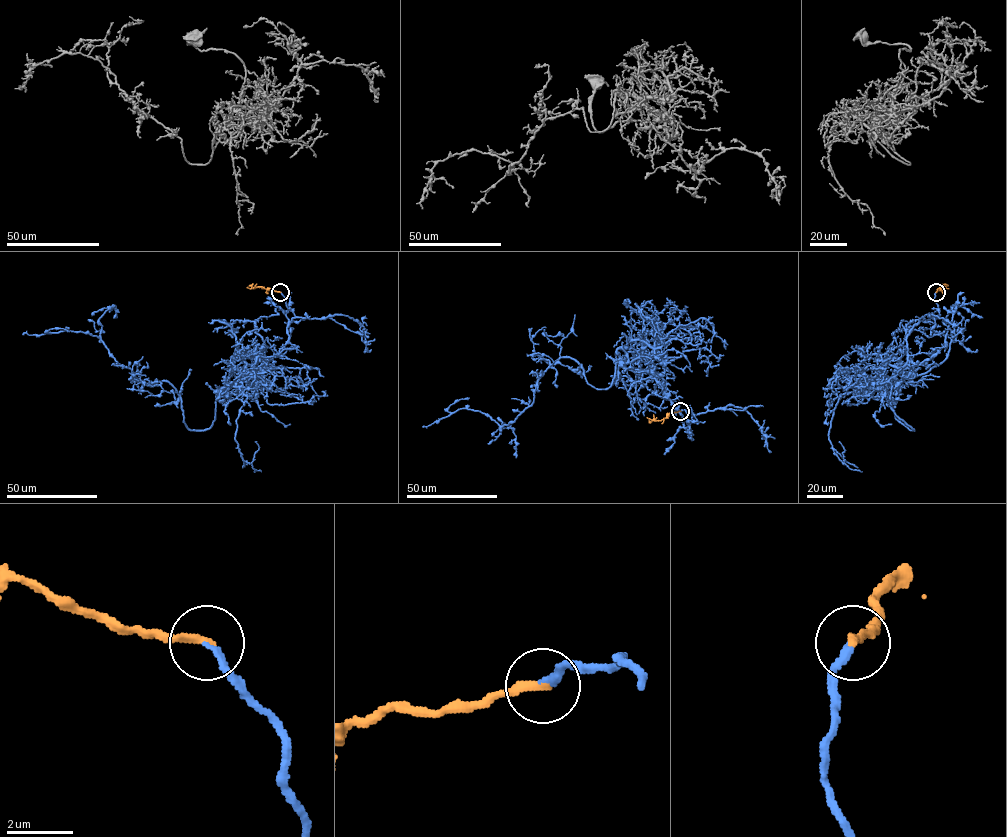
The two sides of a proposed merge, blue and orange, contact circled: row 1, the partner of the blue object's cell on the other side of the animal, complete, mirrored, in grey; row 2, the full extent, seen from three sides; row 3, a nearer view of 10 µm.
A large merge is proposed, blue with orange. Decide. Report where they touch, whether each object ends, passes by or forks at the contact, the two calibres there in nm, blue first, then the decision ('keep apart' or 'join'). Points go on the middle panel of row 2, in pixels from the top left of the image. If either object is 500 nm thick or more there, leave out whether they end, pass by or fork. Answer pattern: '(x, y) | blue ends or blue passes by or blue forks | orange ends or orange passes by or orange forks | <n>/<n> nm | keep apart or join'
(680, 411) | blue ends | orange ends | 220/240 nm | join

